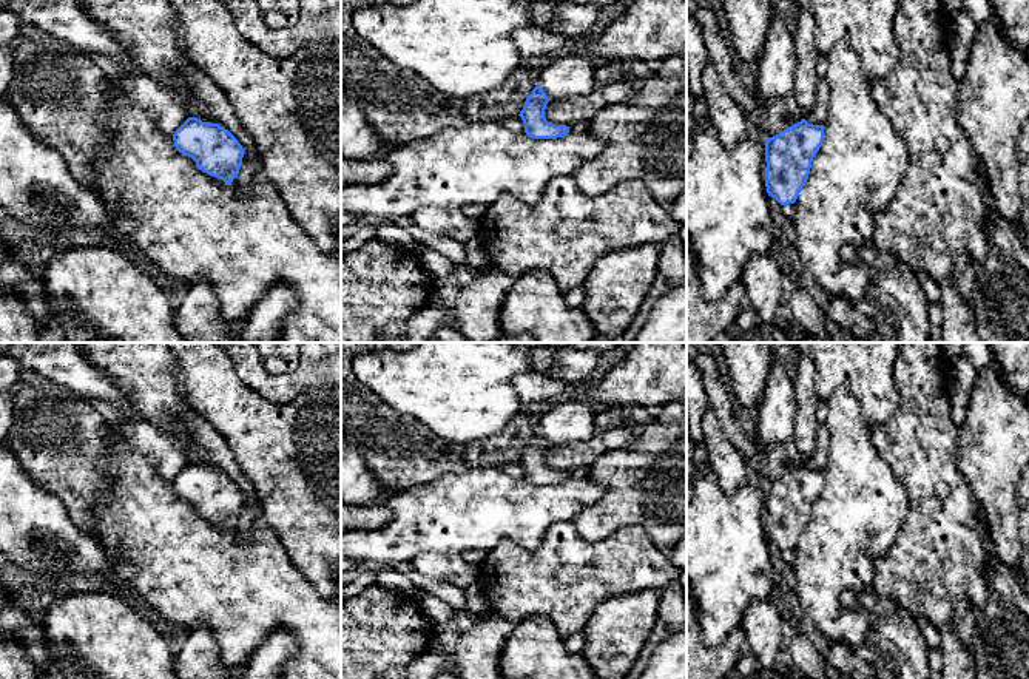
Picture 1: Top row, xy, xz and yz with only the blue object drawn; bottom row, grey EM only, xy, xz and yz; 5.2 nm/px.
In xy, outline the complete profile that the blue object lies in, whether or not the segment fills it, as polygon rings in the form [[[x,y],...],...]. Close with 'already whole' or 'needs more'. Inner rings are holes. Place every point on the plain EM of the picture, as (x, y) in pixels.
[[[188,463],[173,480],[179,498],[191,503],[204,519],[231,531],[238,523],[244,494],[238,485],[219,469]]] | already whole

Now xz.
[[[537,429],[518,460],[525,469],[525,478],[528,481],[534,485],[557,485],[569,478],[569,472],[554,471],[546,466],[545,455],[549,446],[551,444]]] | already whole

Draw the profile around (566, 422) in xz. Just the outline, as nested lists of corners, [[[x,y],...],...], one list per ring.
[[[563,401],[535,417],[535,424],[549,444],[583,441],[595,435],[597,410],[591,403]]]

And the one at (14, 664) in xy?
[[[0,634],[0,679],[40,679],[40,671],[29,662],[23,645]]]

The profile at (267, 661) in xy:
[[[273,630],[253,653],[241,679],[279,679],[288,657],[298,653],[298,639],[287,630]]]

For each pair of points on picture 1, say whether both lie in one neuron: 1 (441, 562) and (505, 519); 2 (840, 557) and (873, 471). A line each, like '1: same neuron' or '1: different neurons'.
1: different neurons
2: same neuron

